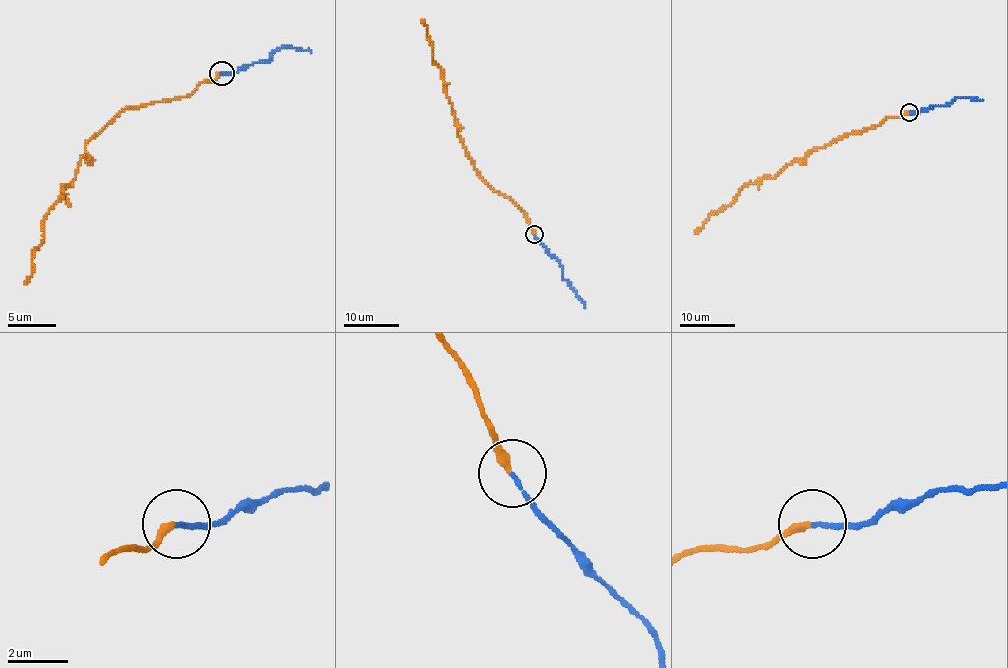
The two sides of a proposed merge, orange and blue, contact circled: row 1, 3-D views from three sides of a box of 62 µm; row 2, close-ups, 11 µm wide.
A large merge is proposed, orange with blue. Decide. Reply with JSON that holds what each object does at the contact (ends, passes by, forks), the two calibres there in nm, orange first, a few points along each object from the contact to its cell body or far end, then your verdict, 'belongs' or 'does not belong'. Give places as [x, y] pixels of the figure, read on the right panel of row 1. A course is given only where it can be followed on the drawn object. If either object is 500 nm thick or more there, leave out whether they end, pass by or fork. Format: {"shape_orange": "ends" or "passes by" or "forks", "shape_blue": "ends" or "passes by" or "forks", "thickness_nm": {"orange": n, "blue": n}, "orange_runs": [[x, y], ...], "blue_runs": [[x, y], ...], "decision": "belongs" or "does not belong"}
{"shape_orange": "ends", "shape_blue": "ends", "thickness_nm": {"orange": 260, "blue": 120}, "orange_runs": [[910, 112], [811, 149], [773, 177], [748, 183], [728, 205], [710, 213], [695, 232]], "blue_runs": [[910, 112], [950, 105], [957, 98], [983, 99]], "decision": "does not belong"}

